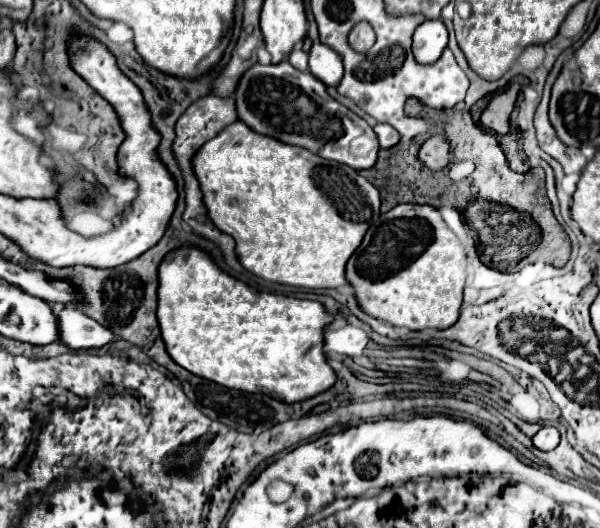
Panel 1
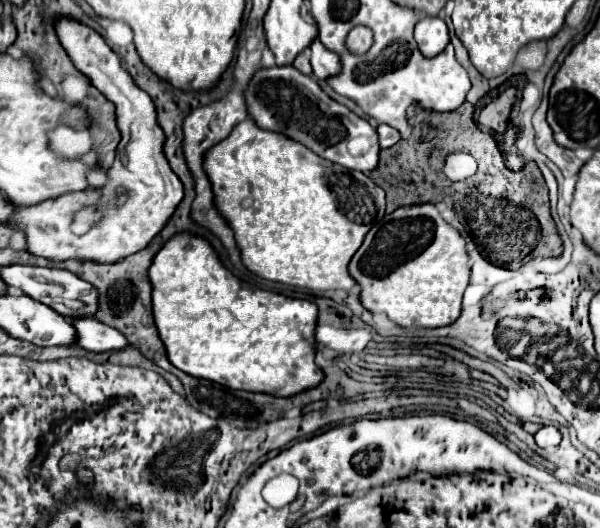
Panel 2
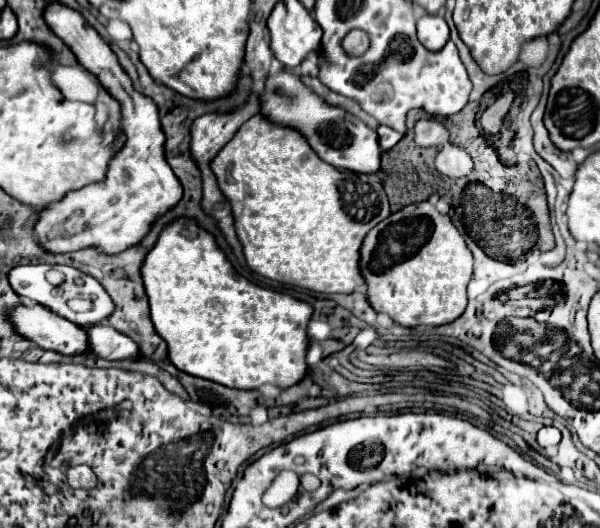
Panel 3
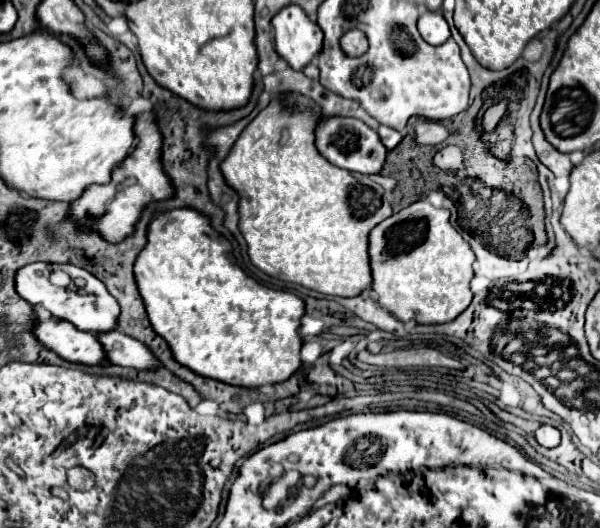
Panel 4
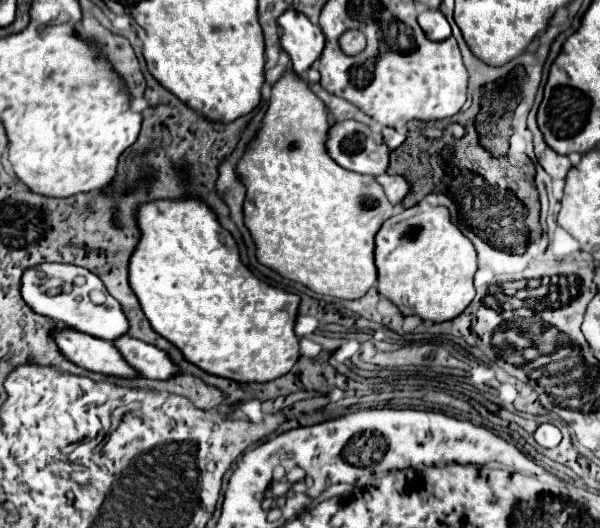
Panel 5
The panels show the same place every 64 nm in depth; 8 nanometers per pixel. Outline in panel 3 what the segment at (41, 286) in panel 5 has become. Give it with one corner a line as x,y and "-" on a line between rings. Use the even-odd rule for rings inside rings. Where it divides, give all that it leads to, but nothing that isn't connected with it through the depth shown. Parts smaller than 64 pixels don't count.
50,264
16,266
10,272
10,278
8,280
10,280
10,286
14,288
14,292
18,296
24,296
24,298
28,298
32,302
42,304
44,308
56,312
58,316
62,316
62,318
78,324
80,328
88,328
88,326
94,326
94,324
102,324
114,312
114,302
108,296
108,292
104,290
104,286
96,278
92,278
92,276
80,272
78,268
72,268
72,266
50,266
-
48,270
60,270
66,276
66,280
62,284
58,284
58,286
50,284
46,280
46,272

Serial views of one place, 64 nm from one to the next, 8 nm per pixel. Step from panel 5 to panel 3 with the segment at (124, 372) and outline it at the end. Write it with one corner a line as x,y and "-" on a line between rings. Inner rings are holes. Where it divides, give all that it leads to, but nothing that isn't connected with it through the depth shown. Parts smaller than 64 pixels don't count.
22,304
10,312
10,320
24,338
44,350
54,350
62,356
90,354
86,330
42,306

